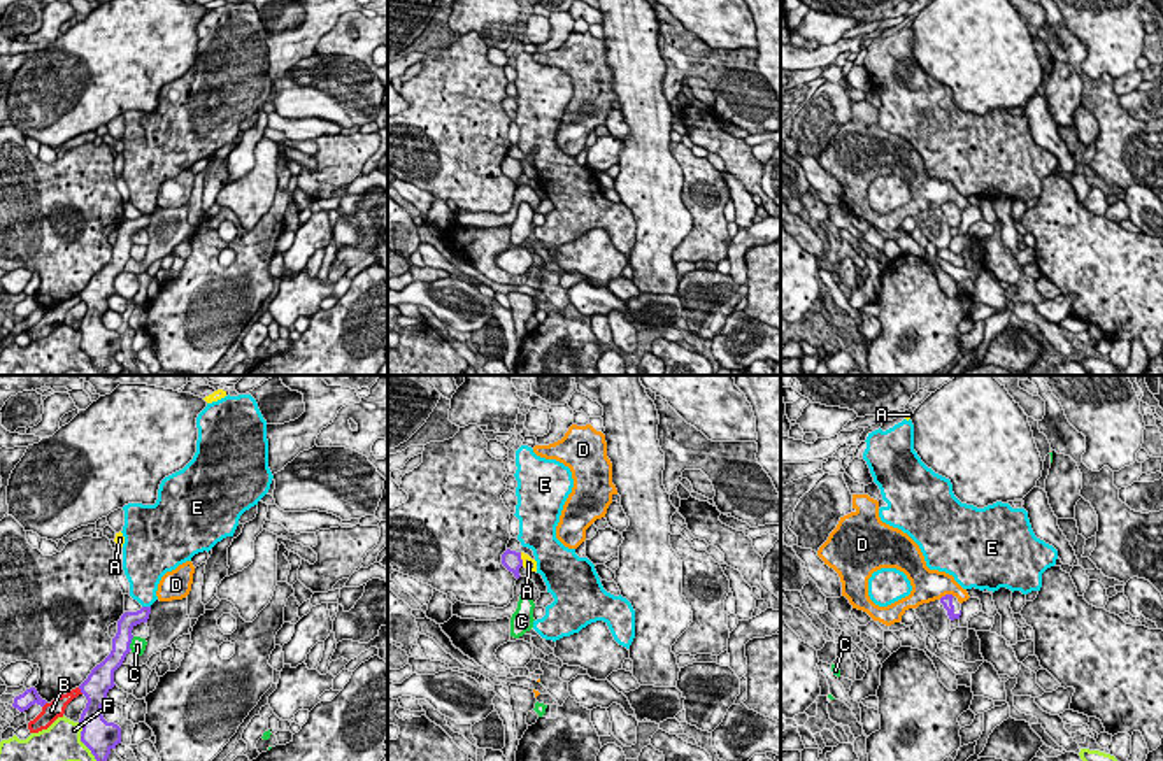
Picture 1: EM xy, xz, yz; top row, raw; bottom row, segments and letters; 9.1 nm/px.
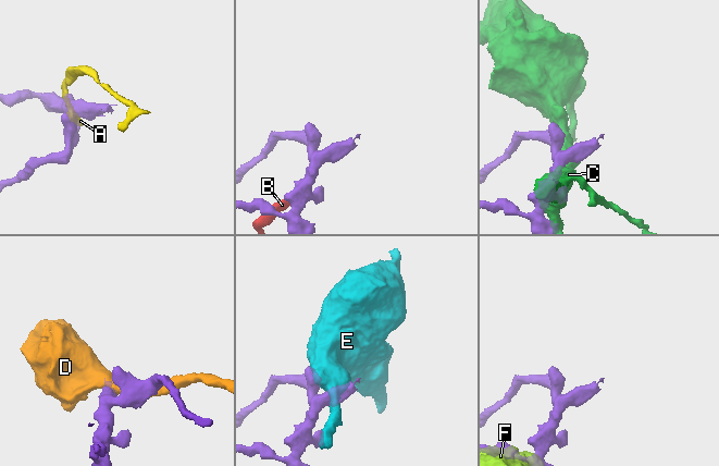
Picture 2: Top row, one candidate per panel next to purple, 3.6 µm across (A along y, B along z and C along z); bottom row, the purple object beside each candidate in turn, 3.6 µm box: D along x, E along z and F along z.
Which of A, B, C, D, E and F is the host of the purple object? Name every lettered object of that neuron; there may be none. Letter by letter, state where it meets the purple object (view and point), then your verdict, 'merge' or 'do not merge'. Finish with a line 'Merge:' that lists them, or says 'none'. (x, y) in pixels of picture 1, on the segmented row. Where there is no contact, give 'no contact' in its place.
A: contact xz (521, 560); do not merge
B: contact xy (81, 691); do not merge
C: contact xy (130, 642); do not merge
D: contact yz (946, 595); do not merge
E: contact xy (146, 607); do not merge
F: contact xy (81, 740); do not merge
Merge: none

